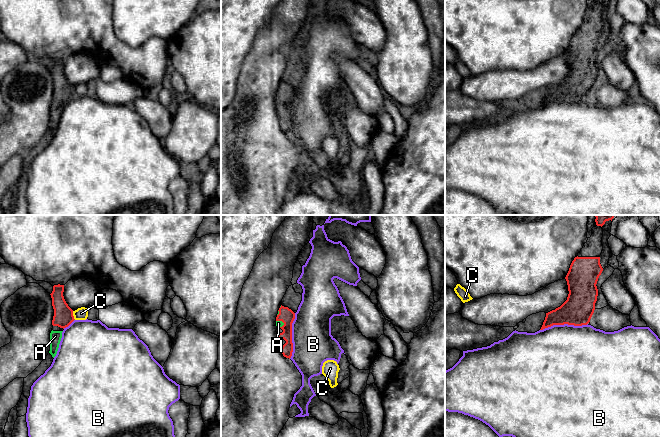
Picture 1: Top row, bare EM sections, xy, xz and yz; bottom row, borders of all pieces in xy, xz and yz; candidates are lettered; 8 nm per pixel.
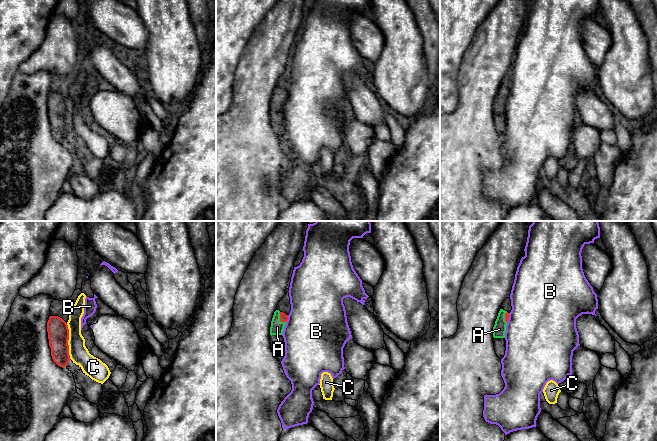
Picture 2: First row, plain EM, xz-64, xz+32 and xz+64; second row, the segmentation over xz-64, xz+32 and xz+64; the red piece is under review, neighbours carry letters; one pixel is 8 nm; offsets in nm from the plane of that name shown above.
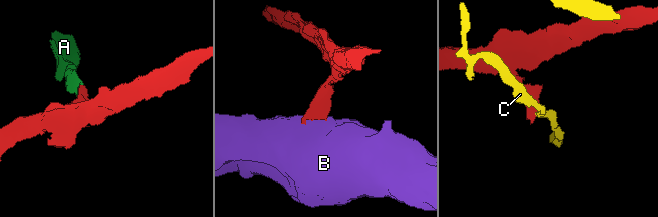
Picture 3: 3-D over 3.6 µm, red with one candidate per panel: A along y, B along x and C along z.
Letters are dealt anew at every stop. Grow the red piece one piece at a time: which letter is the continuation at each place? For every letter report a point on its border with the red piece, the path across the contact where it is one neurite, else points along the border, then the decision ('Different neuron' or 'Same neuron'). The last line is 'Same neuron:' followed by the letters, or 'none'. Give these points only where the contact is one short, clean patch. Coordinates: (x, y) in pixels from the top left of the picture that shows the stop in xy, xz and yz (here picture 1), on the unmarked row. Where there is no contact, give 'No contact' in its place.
A: Touches red at xz (280, 96). Path across: xz (286, 91), (280, 96), (278, 99). Same neuron
B: Touches red at yz (563, 100). Boundary: yz (587, 99), (581, 101), (553, 100), (540, 106). Different neuron
C: Touches red at xy (72, 91). Boundary: xy (72, 87), (75, 95). Different neuron
Same neuron: A

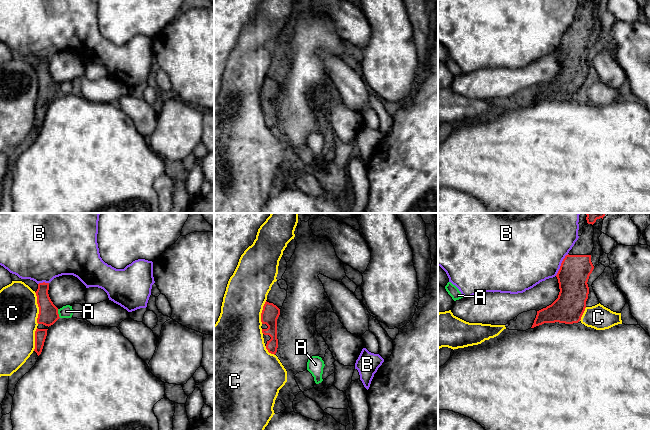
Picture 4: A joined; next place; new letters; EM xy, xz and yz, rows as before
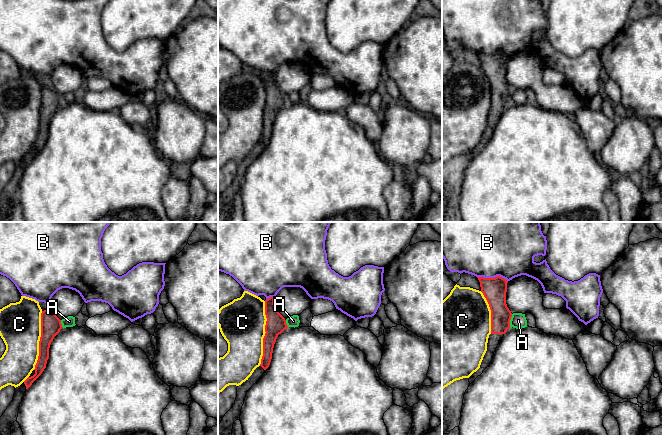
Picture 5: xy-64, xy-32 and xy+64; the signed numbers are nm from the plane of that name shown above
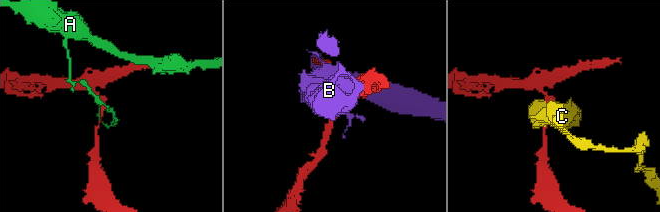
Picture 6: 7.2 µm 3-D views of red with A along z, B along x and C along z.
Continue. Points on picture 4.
A: Touches red at xy (57, 89). Boundary: xy (57, 85), (60, 93). Different neuron
B: Touches red at yz (561, 40). Different neuron
C: Touches red at xy (39, 84). Different neuron
Same neuron: none

